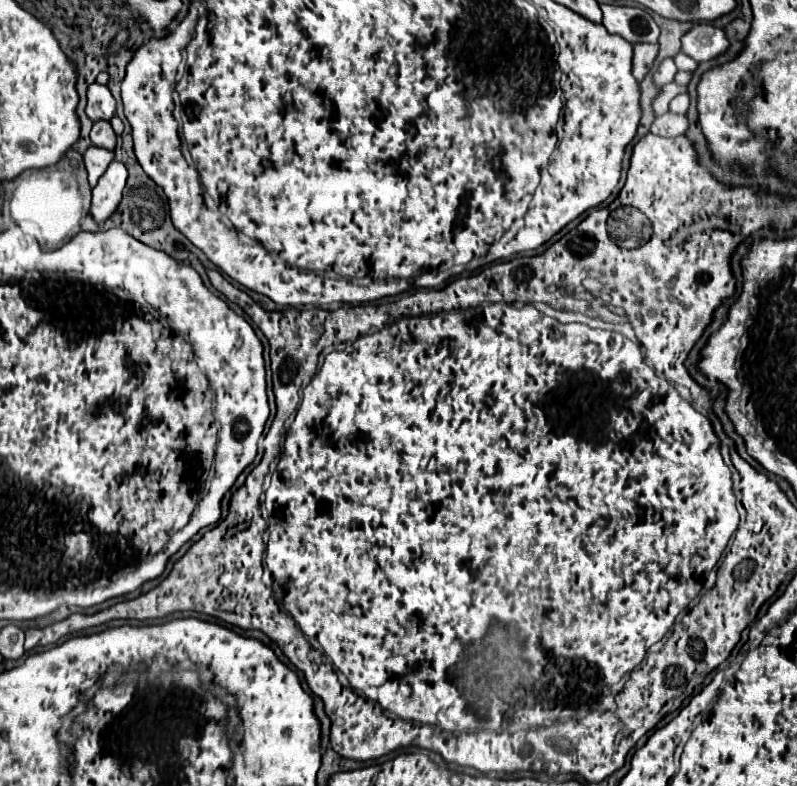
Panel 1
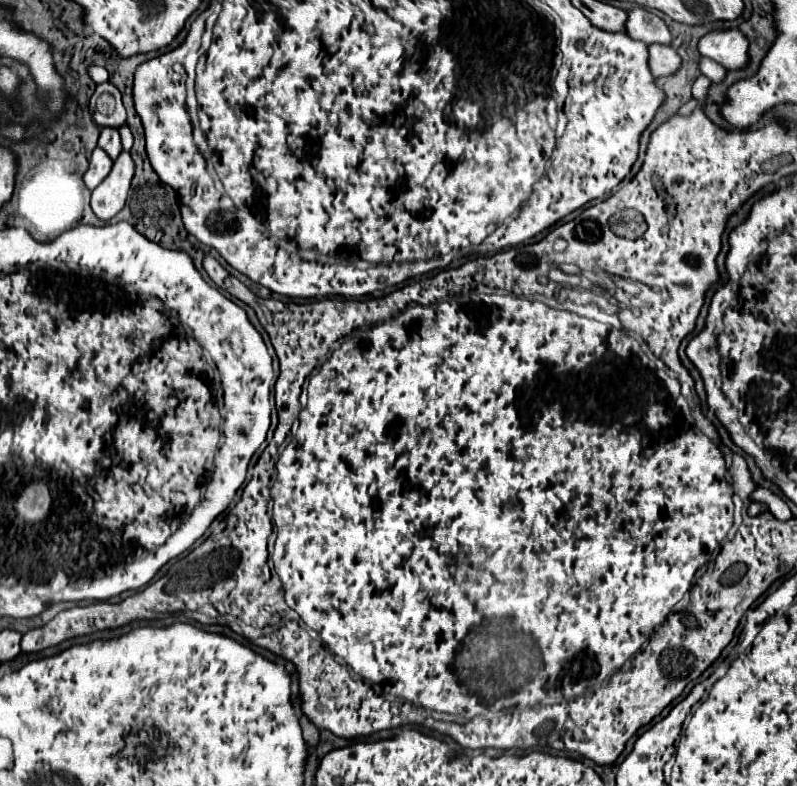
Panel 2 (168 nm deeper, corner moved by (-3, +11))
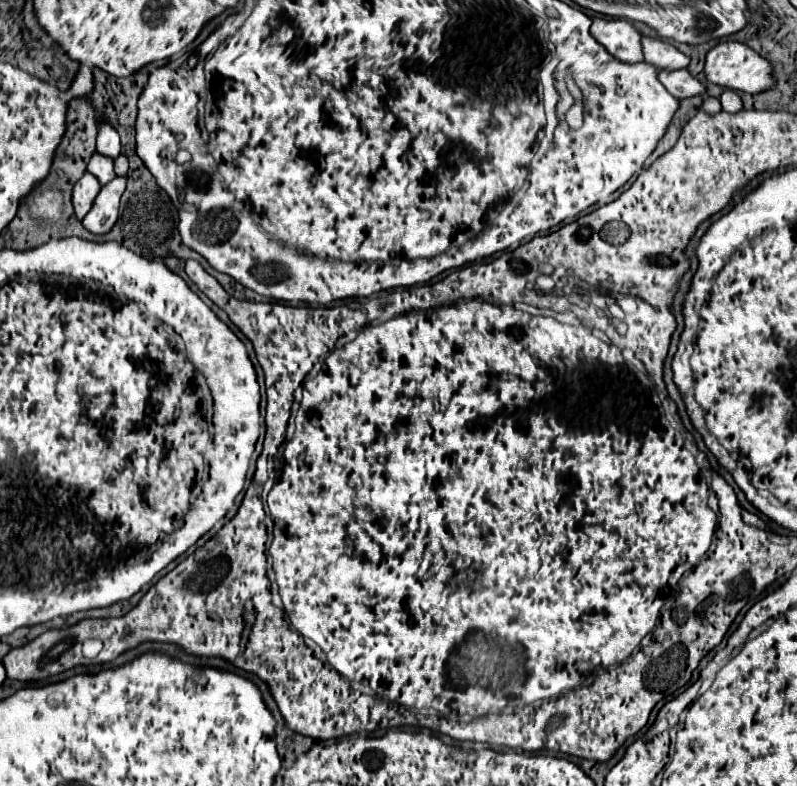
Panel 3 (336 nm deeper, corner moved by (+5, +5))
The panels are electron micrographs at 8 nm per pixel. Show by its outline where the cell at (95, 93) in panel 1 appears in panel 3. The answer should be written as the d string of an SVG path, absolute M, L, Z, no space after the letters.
M99 119L97 121L97 151L101 155L111 157L111 159L115 159L119 155L119 151L121 151L119 133L105 119Z

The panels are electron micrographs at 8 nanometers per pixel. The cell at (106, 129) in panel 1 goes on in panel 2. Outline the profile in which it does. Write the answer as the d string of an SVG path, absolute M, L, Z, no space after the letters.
M101 129L99 147L115 161L119 157L119 153L121 153L121 137L119 137L119 131L115 131L115 129Z

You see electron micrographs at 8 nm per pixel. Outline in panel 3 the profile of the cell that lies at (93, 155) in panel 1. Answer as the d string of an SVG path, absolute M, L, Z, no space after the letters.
M89 171L75 183L73 187L73 207L75 207L75 215L79 219L83 219L89 211L89 207L93 205L93 199L97 197L101 185L97 181L97 177L93 177Z

